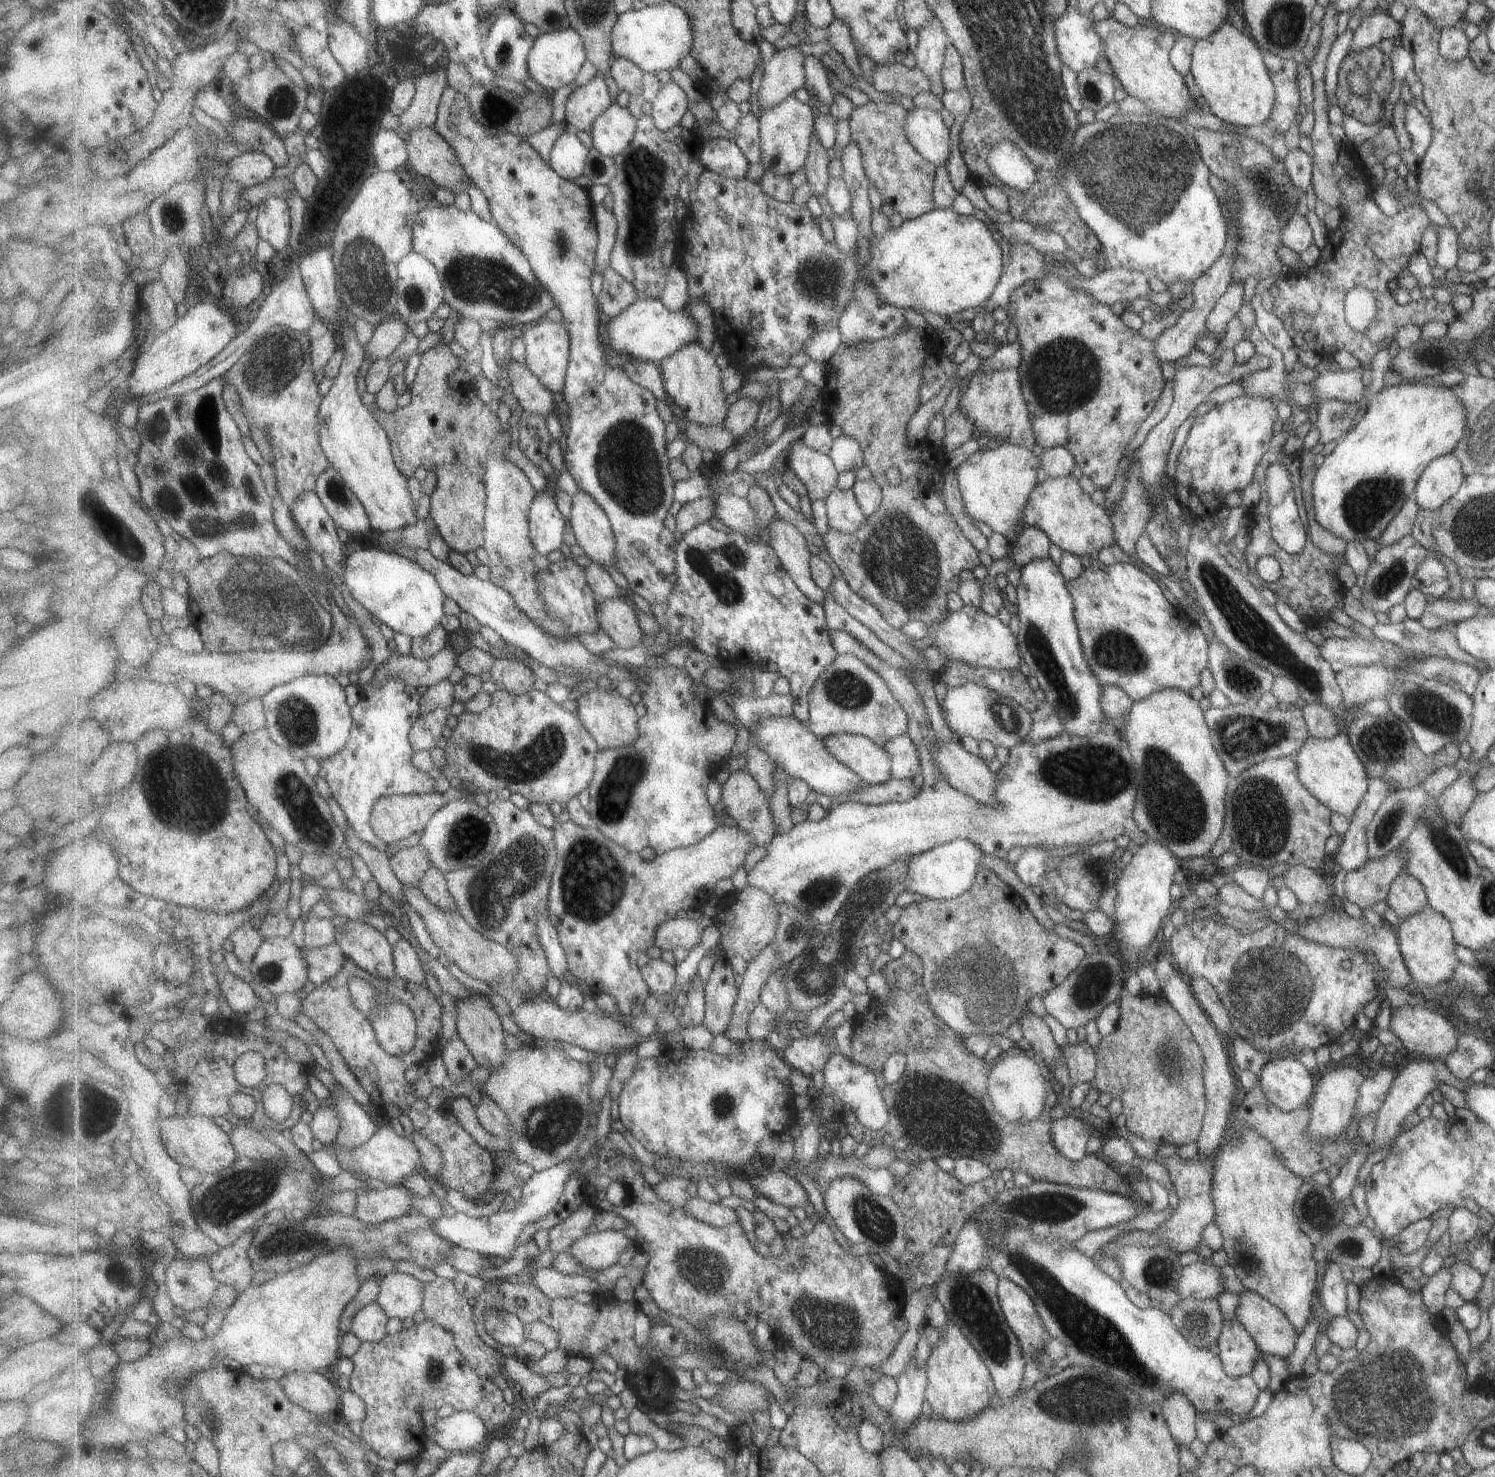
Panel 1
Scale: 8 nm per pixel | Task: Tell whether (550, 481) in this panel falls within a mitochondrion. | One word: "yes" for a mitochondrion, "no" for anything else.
no

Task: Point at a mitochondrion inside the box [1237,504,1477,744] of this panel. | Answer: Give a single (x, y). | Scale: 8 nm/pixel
(1428, 708)

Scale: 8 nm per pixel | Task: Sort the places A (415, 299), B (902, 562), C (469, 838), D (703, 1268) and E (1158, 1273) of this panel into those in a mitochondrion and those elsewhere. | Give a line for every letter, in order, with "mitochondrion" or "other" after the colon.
A: mitochondrion
B: mitochondrion
C: mitochondrion
D: mitochondrion
E: mitochondrion

